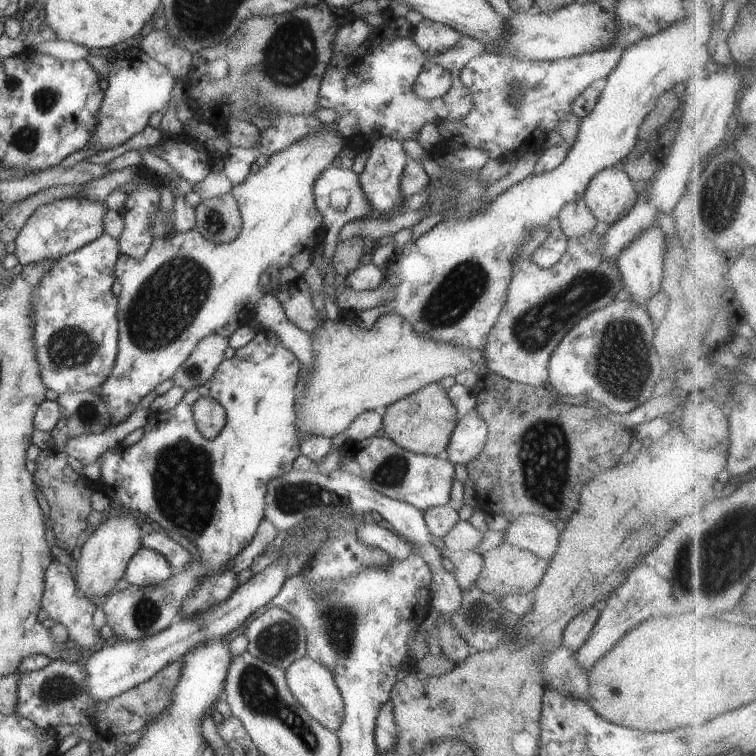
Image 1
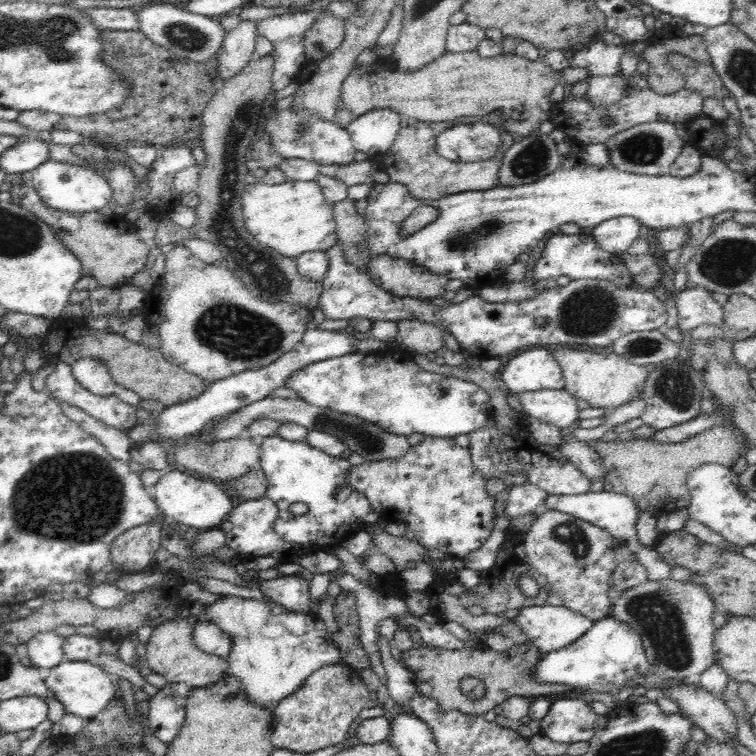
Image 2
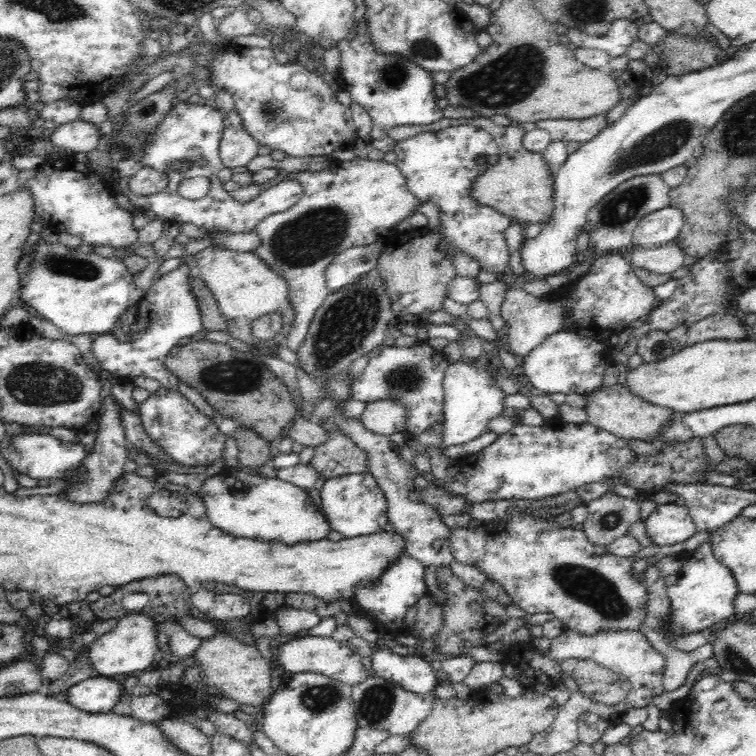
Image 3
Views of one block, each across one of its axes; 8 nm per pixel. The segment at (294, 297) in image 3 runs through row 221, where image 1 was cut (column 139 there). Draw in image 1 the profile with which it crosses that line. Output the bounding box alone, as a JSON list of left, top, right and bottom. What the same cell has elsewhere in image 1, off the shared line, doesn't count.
[100,128,346,426]

